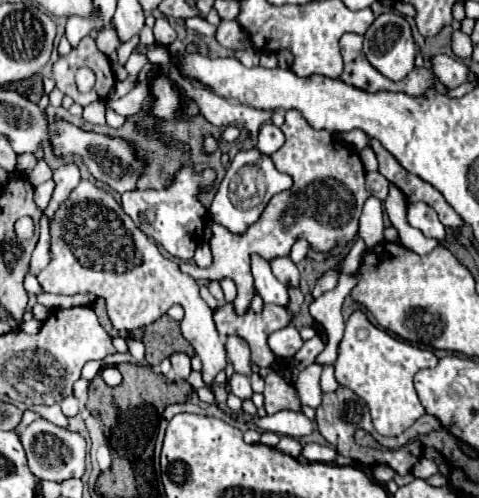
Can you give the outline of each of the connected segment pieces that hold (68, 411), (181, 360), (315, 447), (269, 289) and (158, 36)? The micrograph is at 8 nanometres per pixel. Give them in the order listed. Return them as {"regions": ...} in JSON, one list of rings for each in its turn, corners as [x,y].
{"regions":[[[[67,396],[67,398],[61,402],[61,410],[63,410],[63,414],[65,414],[67,418],[77,416],[77,412],[79,412],[79,402],[77,402],[77,398],[75,398],[75,396]]],[[[173,354],[169,359],[172,370],[168,374],[168,380],[171,382],[187,380],[189,374],[191,374],[191,360],[189,360],[189,356],[187,354]]],[[[307,444],[303,446],[303,452],[301,456],[309,462],[325,462],[325,464],[331,464],[337,456],[337,450],[329,448],[329,446],[321,446],[321,444]]],[[[261,256],[251,258],[251,268],[253,268],[253,278],[255,278],[255,288],[259,296],[265,302],[277,304],[277,306],[289,306],[289,292],[287,286],[281,284],[273,272],[269,262],[265,262]]],[[[159,16],[157,22],[155,22],[155,40],[161,42],[161,44],[171,44],[177,40],[177,32],[171,28],[169,20],[165,16]]]]}

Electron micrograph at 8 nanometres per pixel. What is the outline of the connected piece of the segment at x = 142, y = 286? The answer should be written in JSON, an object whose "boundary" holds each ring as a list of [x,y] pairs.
{"boundary":[[[81,180],[79,186],[71,190],[71,196],[59,206],[59,212],[55,212],[49,234],[51,234],[51,246],[49,246],[51,262],[37,276],[45,292],[51,292],[51,294],[93,292],[101,296],[105,300],[107,314],[115,330],[135,330],[135,328],[153,324],[157,318],[166,314],[173,304],[179,304],[185,310],[183,336],[189,340],[189,344],[195,348],[197,356],[203,362],[203,380],[213,382],[215,374],[225,370],[227,366],[225,346],[215,328],[213,312],[199,296],[197,282],[185,272],[181,272],[175,260],[169,260],[159,252],[157,242],[145,236],[133,224],[133,220],[123,212],[121,204],[117,204],[109,192],[105,192],[103,188],[99,188],[89,180]]]}

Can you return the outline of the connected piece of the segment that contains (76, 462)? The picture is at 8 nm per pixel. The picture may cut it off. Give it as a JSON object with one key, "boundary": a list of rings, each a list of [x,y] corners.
{"boundary":[[[37,418],[21,434],[21,444],[27,452],[31,472],[41,480],[63,482],[69,478],[81,478],[85,472],[85,438],[77,432],[69,432],[43,418]]]}

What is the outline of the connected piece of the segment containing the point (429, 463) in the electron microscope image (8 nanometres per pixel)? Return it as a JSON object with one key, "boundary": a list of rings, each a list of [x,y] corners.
{"boundary":[[[421,458],[411,472],[413,472],[415,478],[423,478],[423,480],[429,478],[429,476],[433,476],[433,474],[439,474],[437,464],[433,460],[429,460],[429,458]]]}

